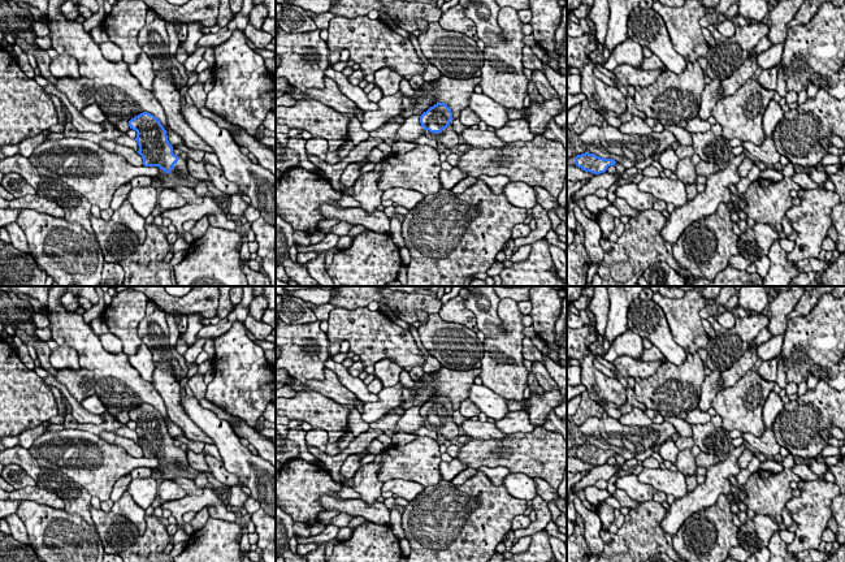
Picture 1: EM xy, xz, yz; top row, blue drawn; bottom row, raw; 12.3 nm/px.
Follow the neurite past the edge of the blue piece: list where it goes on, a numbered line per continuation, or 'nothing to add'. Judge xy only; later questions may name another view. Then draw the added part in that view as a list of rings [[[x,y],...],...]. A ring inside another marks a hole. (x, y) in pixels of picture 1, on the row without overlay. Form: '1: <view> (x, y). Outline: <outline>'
1: xy (180, 462). Outline: [[[178,448],[178,453],[174,455],[172,464],[179,471],[191,470],[187,462],[186,451]]]

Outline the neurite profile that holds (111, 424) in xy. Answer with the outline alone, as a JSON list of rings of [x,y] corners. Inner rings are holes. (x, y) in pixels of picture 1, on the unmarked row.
[[[105,412],[101,415],[103,418],[103,423],[96,425],[96,424],[83,424],[83,423],[78,423],[72,414],[66,414],[64,416],[64,428],[65,429],[78,429],[78,431],[84,431],[84,432],[90,432],[94,435],[99,435],[103,431],[107,432],[112,432],[117,435],[117,431],[122,427],[122,424],[114,418],[112,416],[109,412]]]

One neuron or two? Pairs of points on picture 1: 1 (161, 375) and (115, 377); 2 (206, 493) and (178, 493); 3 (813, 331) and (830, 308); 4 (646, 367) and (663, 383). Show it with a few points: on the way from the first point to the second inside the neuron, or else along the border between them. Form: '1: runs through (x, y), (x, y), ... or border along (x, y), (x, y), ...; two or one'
1: border along (150, 383), (167, 409); two
2: border along (169, 479), (174, 480), (185, 495), (167, 502); two
3: runs through (818, 325), (830, 314); one
4: border along (666, 362), (651, 375), (635, 379); two

